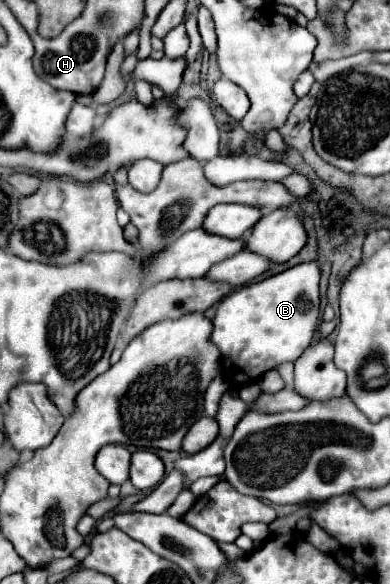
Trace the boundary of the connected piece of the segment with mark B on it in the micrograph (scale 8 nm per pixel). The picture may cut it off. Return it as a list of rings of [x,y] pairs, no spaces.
[[[315,261],[299,263],[263,281],[243,285],[219,301],[211,341],[223,357],[225,377],[233,385],[249,383],[285,361],[295,361],[309,347],[319,325],[319,277]]]

